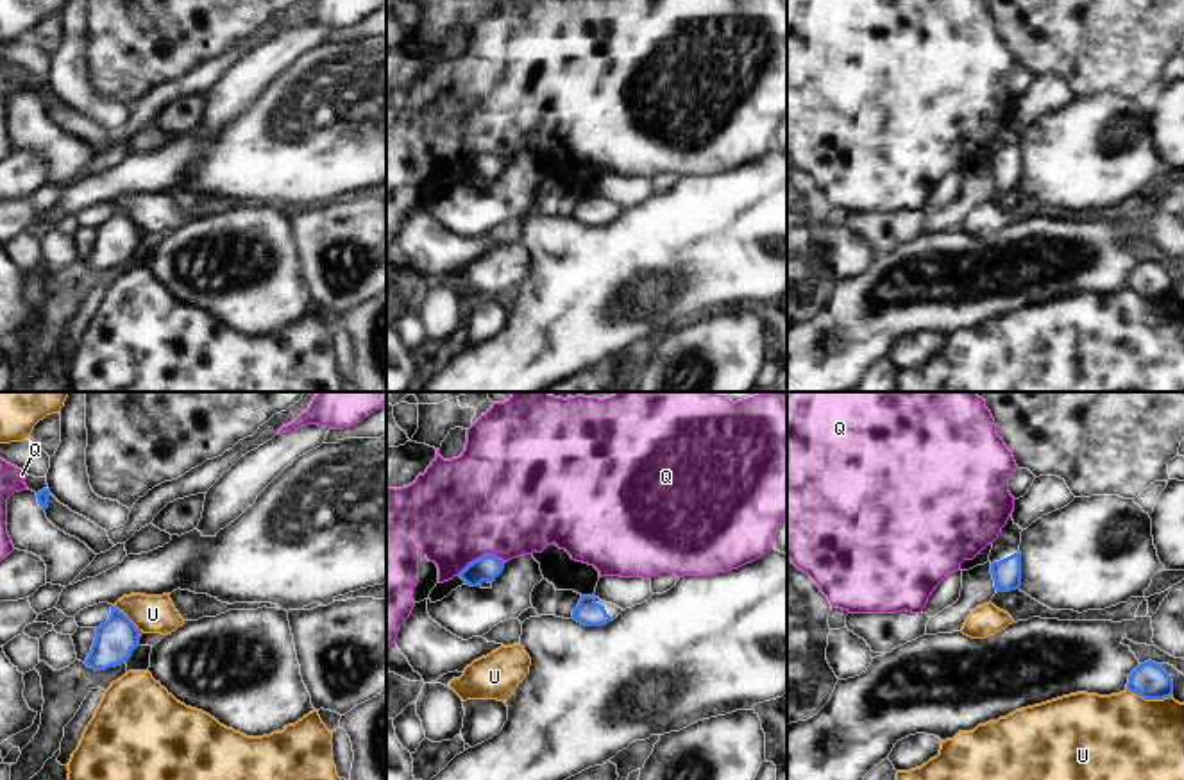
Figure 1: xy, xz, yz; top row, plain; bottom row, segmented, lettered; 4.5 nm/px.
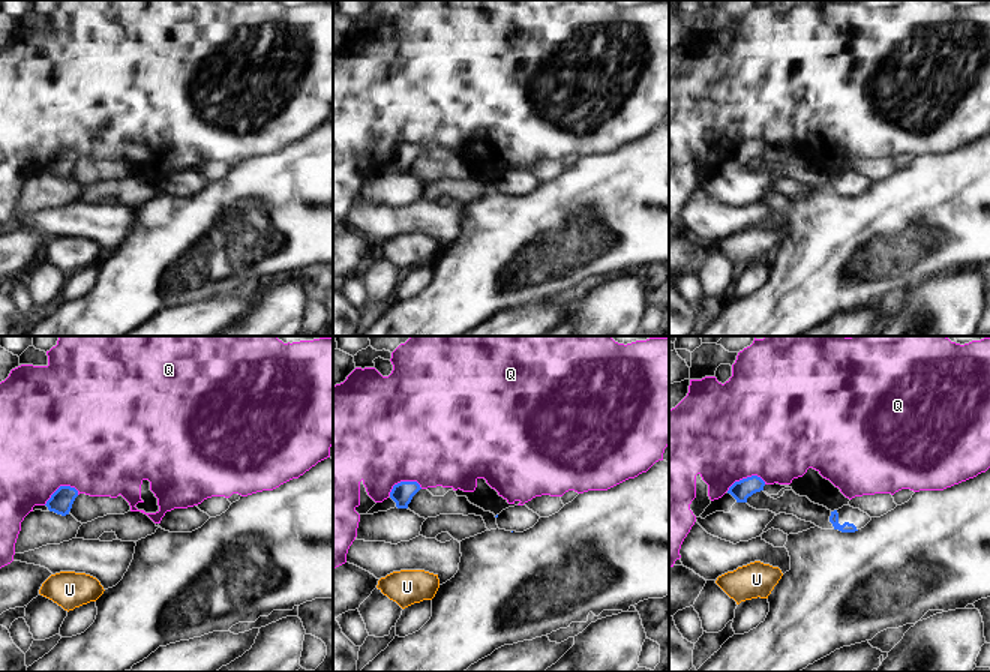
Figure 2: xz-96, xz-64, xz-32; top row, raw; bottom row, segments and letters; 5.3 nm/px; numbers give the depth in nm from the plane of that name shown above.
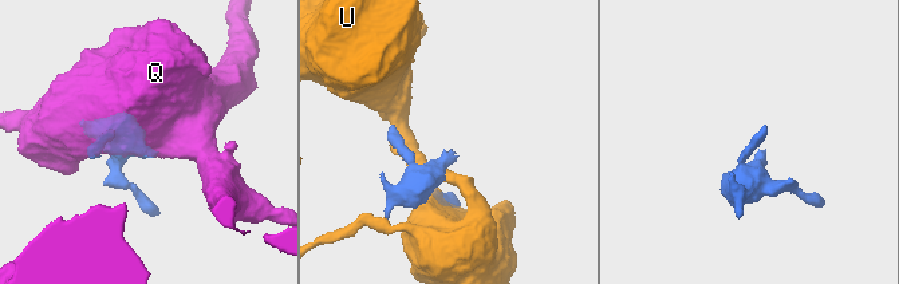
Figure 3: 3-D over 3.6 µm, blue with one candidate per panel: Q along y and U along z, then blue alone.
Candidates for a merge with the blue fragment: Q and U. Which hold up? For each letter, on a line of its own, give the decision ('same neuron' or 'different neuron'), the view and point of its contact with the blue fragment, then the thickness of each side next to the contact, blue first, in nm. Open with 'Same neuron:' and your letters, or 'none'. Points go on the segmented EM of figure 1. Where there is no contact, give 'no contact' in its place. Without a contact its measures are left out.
Same neuron: none
Q: different neuron; contact xz (482, 557); calibres 120 and 480 nm
U: different neuron; contact yz (1149, 698); calibres 160 and 380 nm

